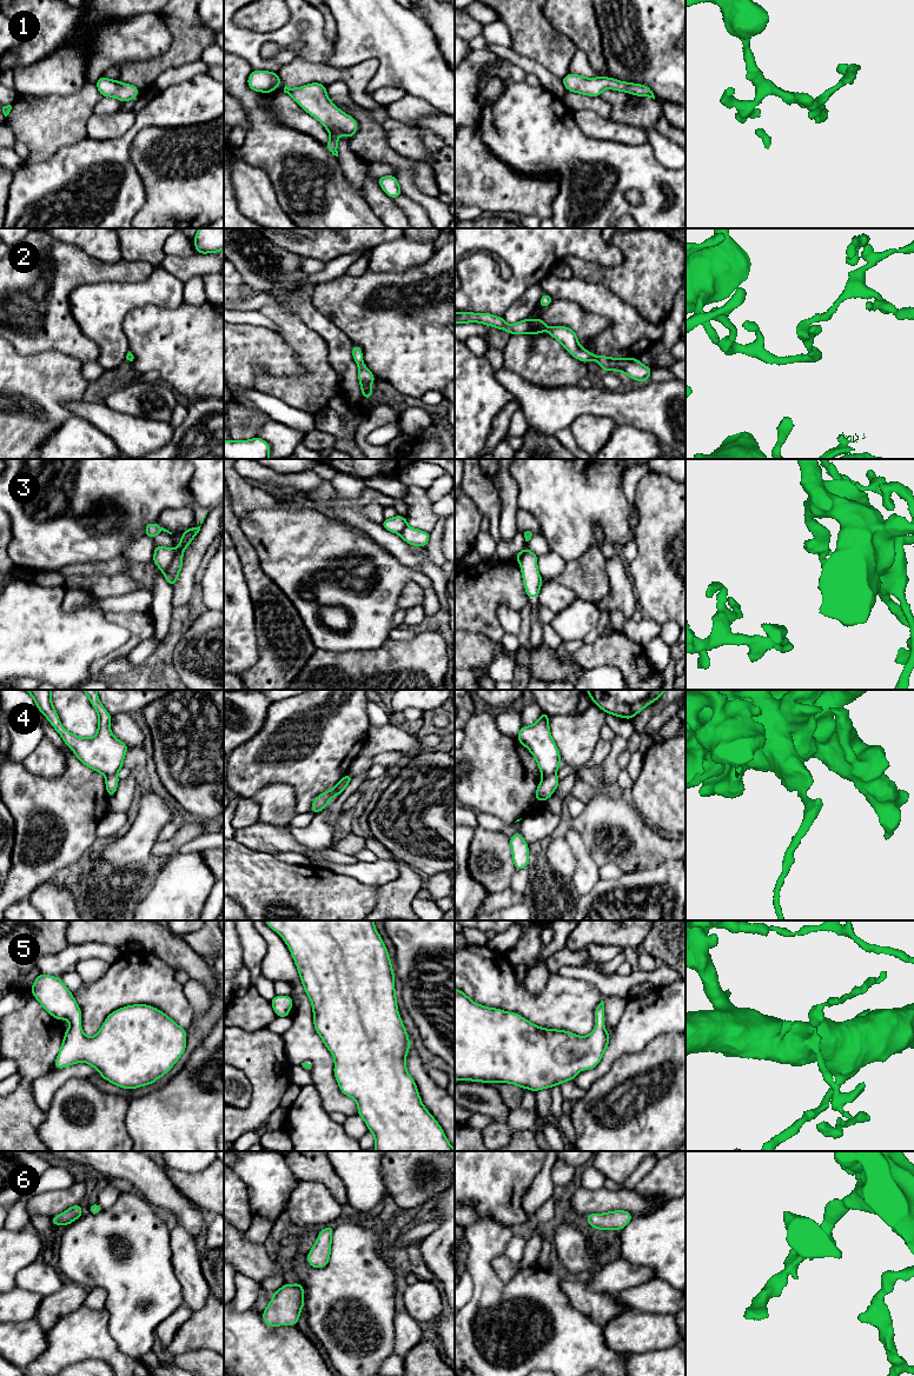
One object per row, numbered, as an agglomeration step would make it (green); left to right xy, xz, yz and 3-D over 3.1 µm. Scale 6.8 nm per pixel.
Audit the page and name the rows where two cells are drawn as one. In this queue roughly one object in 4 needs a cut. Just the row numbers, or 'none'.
3, 4

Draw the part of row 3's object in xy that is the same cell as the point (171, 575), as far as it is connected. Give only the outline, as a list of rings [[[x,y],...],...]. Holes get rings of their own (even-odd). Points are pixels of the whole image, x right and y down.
[[[200,525],[201,526],[201,525]],[[200,526],[187,529],[181,533],[181,540],[178,547],[174,550],[175,554],[170,564],[170,566],[164,572],[166,581],[173,587],[179,572],[183,567],[183,553],[185,549],[191,544],[192,539],[199,533]]]

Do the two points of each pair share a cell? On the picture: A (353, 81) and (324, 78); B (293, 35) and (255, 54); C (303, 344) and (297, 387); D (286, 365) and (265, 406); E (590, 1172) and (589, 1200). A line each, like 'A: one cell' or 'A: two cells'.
A: one cell
B: one cell
C: one cell
D: two cells
E: two cells

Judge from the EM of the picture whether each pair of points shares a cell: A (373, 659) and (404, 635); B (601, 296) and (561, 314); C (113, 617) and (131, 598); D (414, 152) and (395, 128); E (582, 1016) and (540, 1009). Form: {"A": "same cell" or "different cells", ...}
{"A": "different cells", "B": "different cells", "C": "different cells", "D": "same cell", "E": "same cell"}

